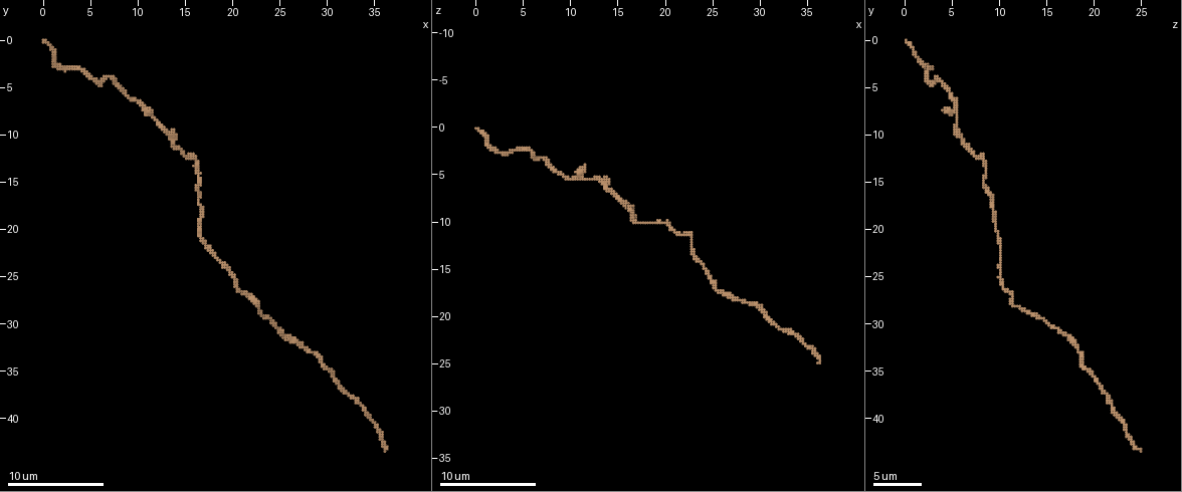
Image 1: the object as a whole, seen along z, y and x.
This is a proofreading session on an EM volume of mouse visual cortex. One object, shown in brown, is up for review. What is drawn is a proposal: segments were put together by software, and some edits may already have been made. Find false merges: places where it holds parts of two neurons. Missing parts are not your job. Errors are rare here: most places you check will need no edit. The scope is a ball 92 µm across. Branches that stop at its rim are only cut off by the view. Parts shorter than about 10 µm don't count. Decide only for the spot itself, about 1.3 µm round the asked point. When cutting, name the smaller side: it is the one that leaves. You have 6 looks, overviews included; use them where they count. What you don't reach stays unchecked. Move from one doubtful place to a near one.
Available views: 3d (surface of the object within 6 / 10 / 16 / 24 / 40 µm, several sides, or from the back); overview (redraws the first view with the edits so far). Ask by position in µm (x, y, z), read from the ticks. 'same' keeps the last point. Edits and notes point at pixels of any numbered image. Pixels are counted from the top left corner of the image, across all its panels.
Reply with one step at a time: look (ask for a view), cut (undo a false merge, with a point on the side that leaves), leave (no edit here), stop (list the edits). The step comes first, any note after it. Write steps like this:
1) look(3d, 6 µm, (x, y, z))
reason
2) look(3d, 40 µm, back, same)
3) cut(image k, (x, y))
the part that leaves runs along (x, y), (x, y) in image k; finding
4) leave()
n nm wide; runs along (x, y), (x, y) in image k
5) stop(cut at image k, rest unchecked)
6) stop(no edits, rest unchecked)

look(3d, 16 µm, (25.0, 30.4, 16.2))
calibre changes

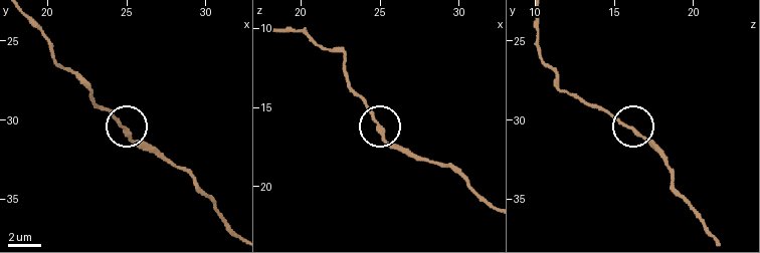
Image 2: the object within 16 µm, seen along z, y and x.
look(3d, 16 µm, back, (24.8, 30.7, 16.2))

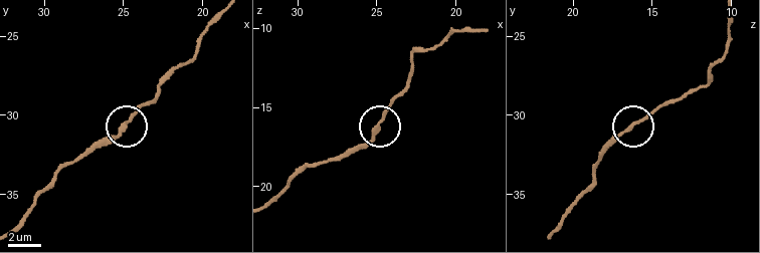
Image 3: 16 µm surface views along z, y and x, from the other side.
leave()
runs along (485, 30), (452, 30), (415, 51), (409, 82), (356, 150) in image 3; one neuron here

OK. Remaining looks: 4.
look(3d, 16 µm, (16.0, 13.4, 8.6))
sudden change in width

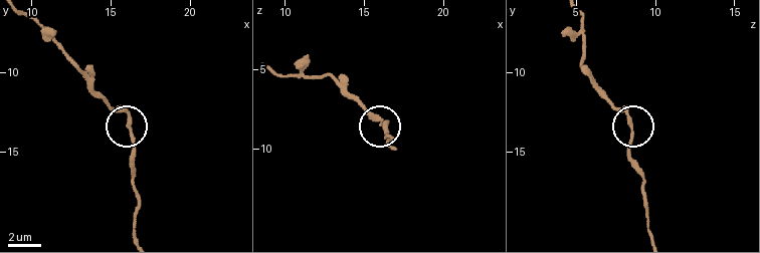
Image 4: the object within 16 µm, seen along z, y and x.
leave()
runs along (137, 234), (137, 194), (127, 116), (102, 97) in image 4; continuous, no second neuron

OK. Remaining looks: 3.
look(3d, 10 µm, (16.6, 19.6, 9.6))
thin neck

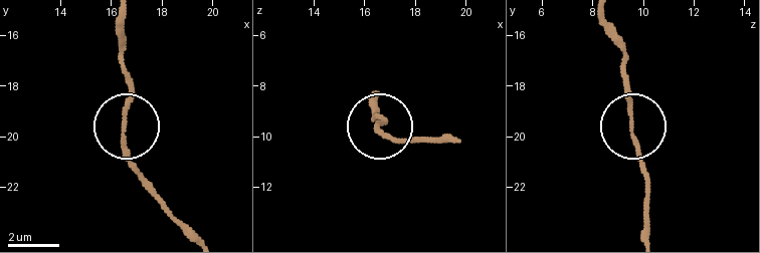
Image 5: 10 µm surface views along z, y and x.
leave()
runs along (151, 185), (128, 149), (121, 47) in image 5; one neuron here

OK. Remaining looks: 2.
stop(no edits, rest unchecked)

